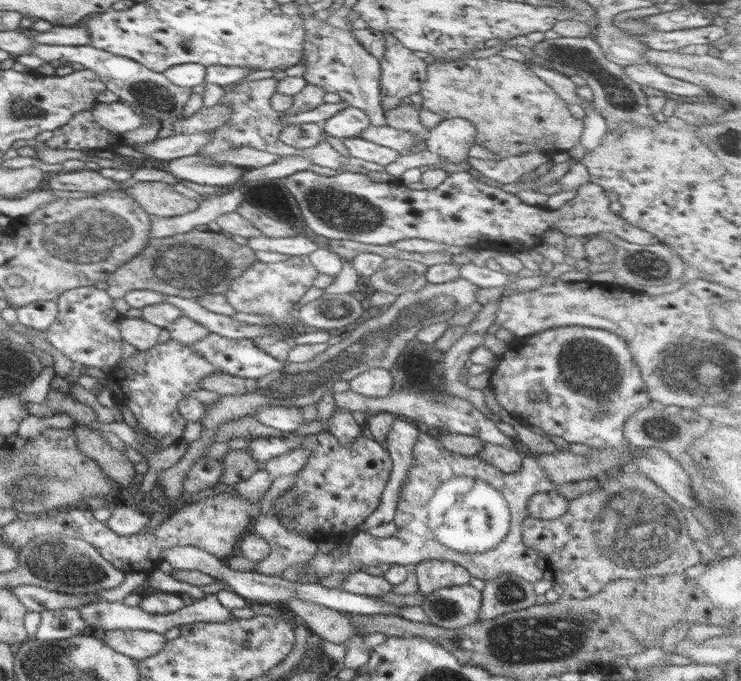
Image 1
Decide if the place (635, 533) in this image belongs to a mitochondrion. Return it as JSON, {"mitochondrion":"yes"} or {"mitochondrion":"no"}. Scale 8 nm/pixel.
{"mitochondrion":"yes"}

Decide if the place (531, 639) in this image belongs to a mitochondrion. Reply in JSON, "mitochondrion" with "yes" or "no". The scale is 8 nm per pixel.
{"mitochondrion":"yes"}

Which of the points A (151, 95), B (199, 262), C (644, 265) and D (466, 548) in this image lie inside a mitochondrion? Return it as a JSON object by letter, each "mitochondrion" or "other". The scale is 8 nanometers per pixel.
{"A":"mitochondrion","B":"mitochondrion","C":"mitochondrion","D":"other"}

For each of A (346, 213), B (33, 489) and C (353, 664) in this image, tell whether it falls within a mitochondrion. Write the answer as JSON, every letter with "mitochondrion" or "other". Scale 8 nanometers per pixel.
{"A":"mitochondrion","B":"mitochondrion","C":"other"}

